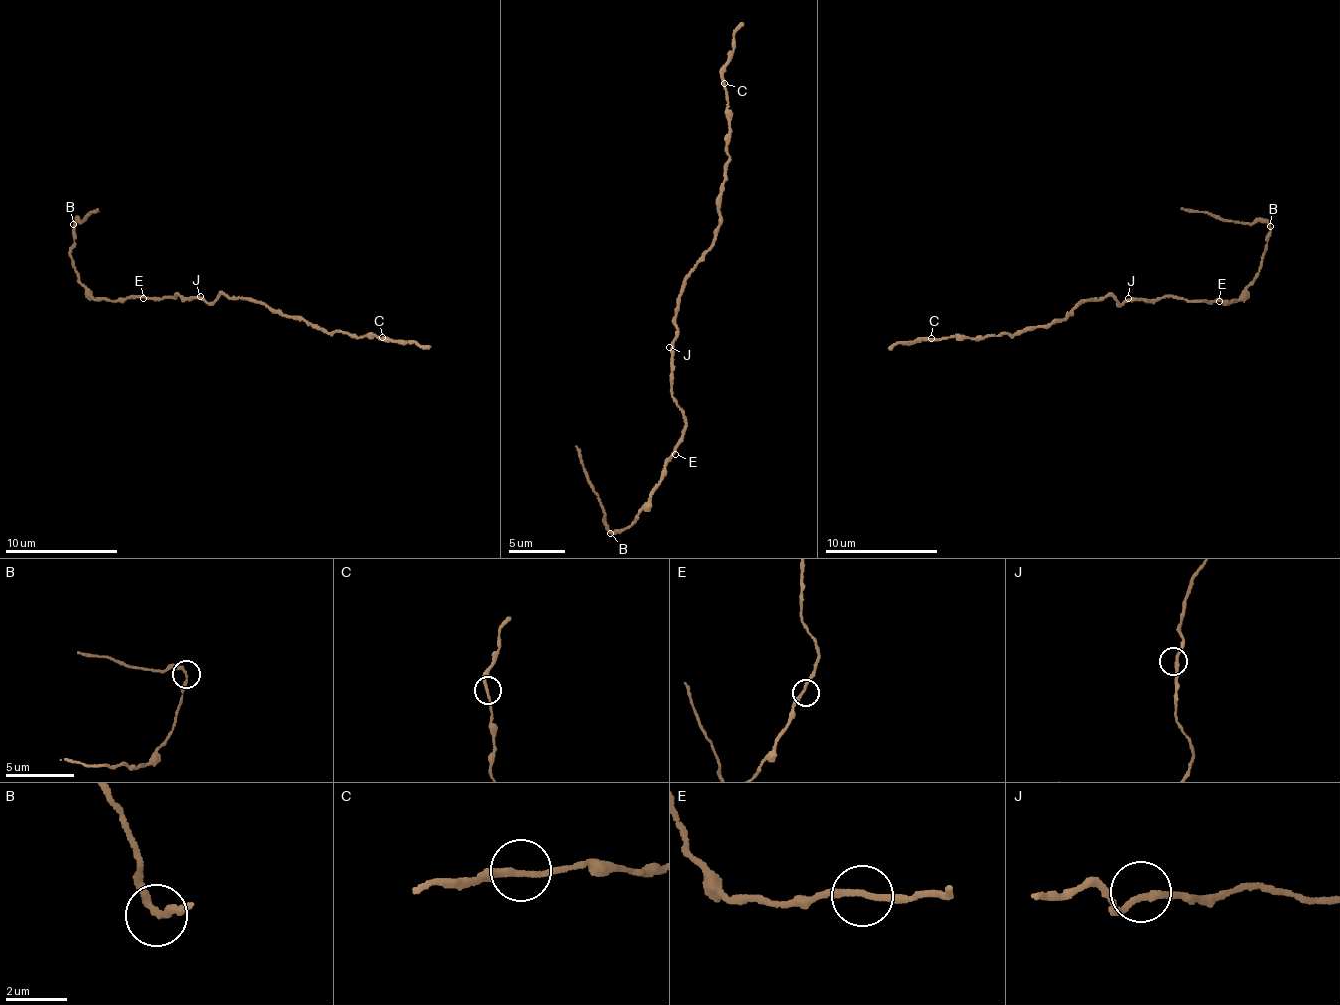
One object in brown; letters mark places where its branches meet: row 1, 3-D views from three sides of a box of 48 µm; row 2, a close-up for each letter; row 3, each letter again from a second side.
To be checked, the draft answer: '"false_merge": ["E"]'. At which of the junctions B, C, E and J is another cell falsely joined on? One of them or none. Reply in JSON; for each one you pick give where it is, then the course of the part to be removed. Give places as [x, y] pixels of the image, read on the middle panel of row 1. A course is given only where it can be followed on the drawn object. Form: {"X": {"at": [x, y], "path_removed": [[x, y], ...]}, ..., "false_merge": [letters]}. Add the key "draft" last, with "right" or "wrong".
{"B": {"at": [610, 533], "path_removed": [[610, 534], [598, 492], [586, 477], [576, 446]]}, "false_merge": ["B"], "draft": "wrong"}

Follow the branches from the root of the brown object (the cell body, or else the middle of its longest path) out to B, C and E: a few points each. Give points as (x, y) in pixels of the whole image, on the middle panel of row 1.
B: (673, 347), (672, 398), (683, 414), (684, 434), (644, 508), (627, 527), (610, 534)
C: (673, 347), (678, 327), (675, 307), (684, 276), (712, 245), (718, 226), (729, 130), (724, 83)
E: (673, 347), (672, 398), (685, 423), (684, 434), (675, 454)

